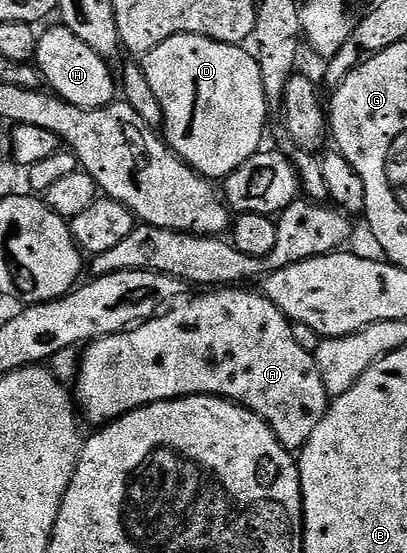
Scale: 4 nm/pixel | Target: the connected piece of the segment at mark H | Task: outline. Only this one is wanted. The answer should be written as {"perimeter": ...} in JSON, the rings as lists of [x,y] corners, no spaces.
{"perimeter":[[[55,24],[51,30],[43,29],[39,33],[36,65],[42,71],[45,85],[76,108],[104,108],[115,101],[116,78],[115,75],[114,78],[110,75],[110,70],[106,67],[109,66],[107,59],[92,52],[92,48],[84,44],[84,40],[72,36],[72,32],[66,26]]]}

